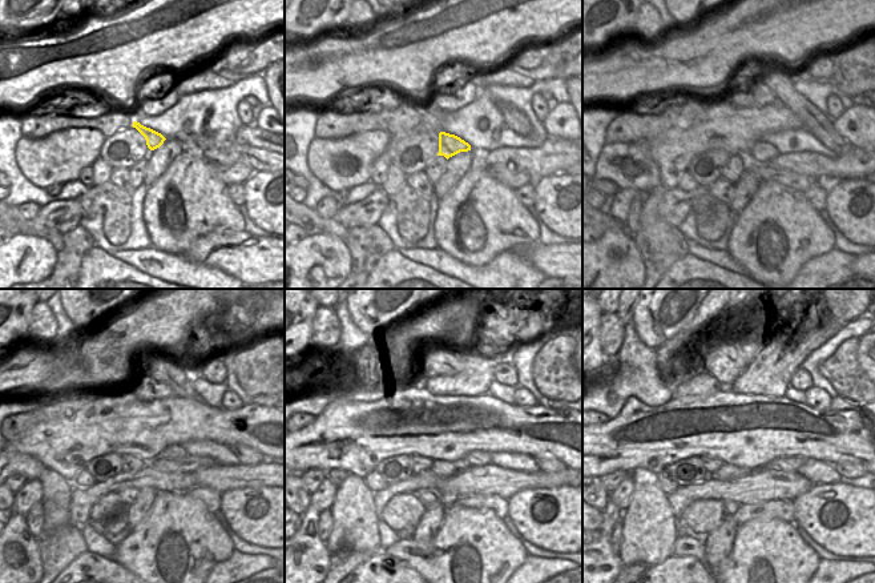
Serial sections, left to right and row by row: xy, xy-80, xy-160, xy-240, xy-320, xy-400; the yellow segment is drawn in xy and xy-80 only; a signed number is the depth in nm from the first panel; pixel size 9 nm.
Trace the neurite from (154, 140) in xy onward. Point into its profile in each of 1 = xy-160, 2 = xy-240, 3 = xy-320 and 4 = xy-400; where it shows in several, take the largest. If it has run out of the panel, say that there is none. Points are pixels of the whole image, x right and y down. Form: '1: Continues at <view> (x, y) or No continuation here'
1: Continues at xy-160 (763, 152)
2: Continues at xy-240 (174, 451)
3: Continues at xy-320 (475, 458)
4: Continues at xy-400 (794, 463).

